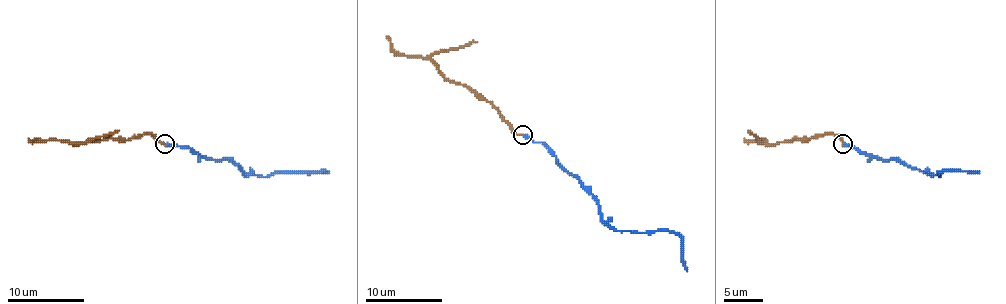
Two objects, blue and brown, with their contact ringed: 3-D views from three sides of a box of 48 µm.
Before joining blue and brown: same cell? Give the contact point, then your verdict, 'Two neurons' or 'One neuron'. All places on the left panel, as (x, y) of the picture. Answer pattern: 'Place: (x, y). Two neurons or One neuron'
Place: (165, 143). One neuron

